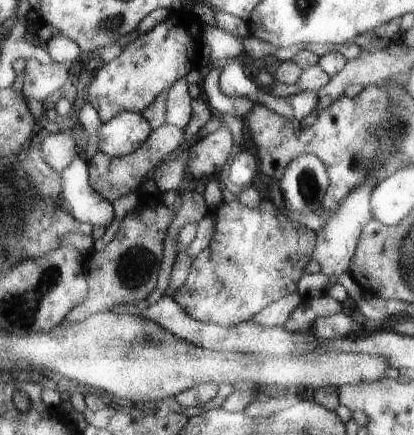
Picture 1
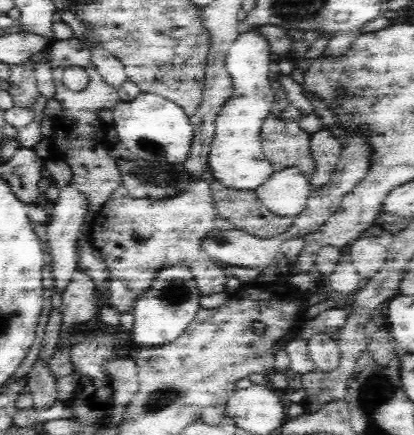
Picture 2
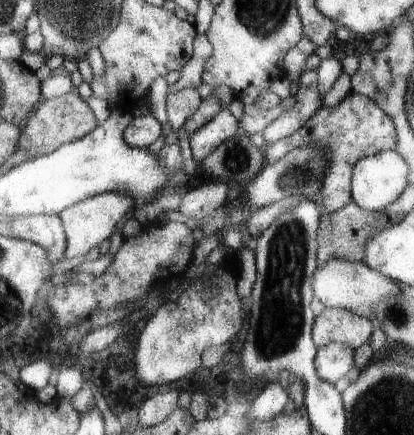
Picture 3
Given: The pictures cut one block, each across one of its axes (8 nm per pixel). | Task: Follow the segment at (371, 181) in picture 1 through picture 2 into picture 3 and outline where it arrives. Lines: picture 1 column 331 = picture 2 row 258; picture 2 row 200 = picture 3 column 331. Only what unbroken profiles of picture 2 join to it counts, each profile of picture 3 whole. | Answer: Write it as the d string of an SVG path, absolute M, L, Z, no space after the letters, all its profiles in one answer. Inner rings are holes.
M327 308L315 322L313 338L317 348L325 348L331 342L341 342L353 350L369 342L375 332L369 318L357 316L343 308Z

